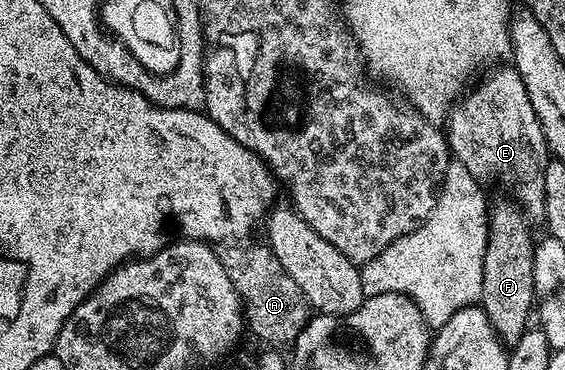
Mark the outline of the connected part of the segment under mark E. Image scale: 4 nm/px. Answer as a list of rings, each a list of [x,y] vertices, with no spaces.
[[[495,67],[490,72],[476,89],[468,88],[452,104],[445,122],[447,148],[454,160],[469,167],[469,175],[476,177],[480,183],[495,180],[497,184],[504,185],[508,189],[504,190],[528,218],[542,219],[545,215],[545,167],[549,160],[549,150],[543,128],[537,119],[537,111],[533,111],[533,103],[529,103],[529,91],[525,91],[525,83],[521,83],[521,75],[514,67]]]

